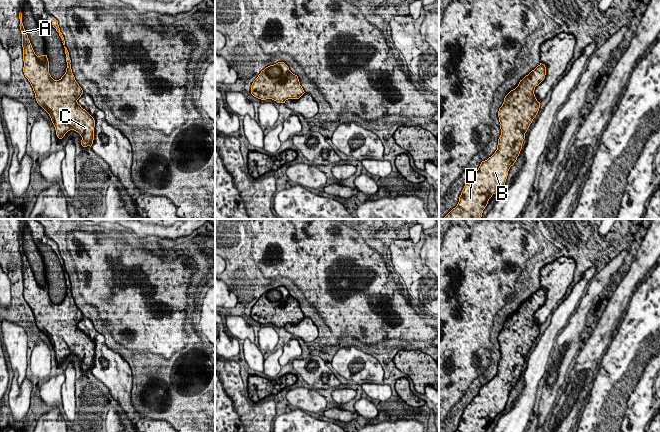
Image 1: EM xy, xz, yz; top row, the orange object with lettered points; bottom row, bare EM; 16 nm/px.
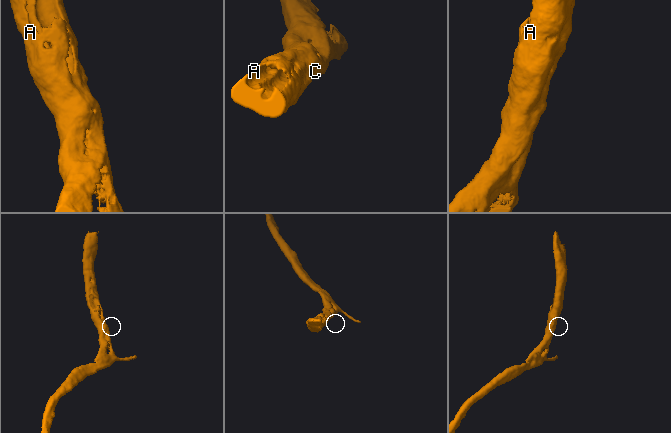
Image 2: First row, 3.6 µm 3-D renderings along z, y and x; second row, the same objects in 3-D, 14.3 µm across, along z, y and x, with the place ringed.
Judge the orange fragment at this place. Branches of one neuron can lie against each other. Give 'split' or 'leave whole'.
leave whole

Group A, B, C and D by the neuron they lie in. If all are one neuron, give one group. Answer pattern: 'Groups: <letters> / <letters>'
Groups: A B C D

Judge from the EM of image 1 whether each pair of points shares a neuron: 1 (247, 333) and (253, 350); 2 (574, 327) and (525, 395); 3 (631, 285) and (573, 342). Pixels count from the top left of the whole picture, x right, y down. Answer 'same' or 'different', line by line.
1: different
2: different
3: different

